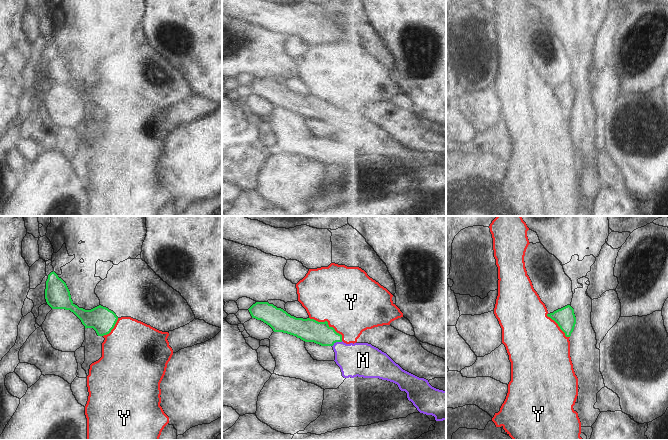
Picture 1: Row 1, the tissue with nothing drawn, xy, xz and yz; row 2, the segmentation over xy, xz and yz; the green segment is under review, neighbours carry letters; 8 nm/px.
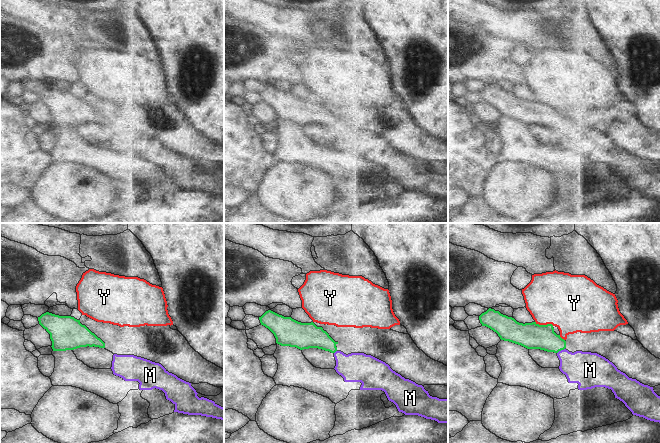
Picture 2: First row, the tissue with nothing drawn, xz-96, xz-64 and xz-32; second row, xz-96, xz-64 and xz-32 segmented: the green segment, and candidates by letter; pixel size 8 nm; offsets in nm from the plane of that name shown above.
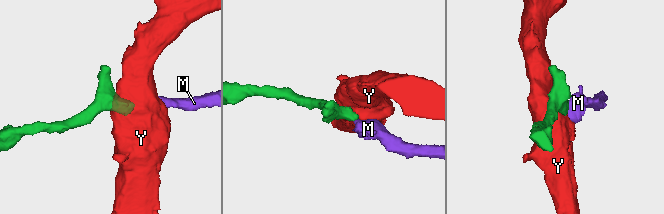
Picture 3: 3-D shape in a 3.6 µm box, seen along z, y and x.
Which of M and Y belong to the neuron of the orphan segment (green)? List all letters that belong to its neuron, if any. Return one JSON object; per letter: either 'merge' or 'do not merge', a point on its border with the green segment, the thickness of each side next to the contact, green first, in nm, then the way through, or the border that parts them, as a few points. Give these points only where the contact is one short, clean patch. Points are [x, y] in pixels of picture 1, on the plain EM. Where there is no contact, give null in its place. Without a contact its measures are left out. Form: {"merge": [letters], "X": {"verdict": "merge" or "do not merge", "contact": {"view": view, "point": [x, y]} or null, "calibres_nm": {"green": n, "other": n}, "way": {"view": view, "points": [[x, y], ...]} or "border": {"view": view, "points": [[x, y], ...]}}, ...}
{"merge": ["M"], "M": {"verdict": "merge", "contact": {"view": "xz", "point": [337, 117]}, "calibres_nm": {"green": 190, "other": 280}, "way": {"view": "xz", "points": [[309, 106], [319, 108], [337, 117], [354, 135], [359, 135]]}}, "Y": {"verdict": "do not merge", "contact": {"view": "xz", "point": [327, 99]}, "calibres_nm": {"green": 190, "other": 480}, "border": {"view": "xz", "points": [[309, 93], [318, 97], [326, 97], [341, 111], [342, 116]]}}}

